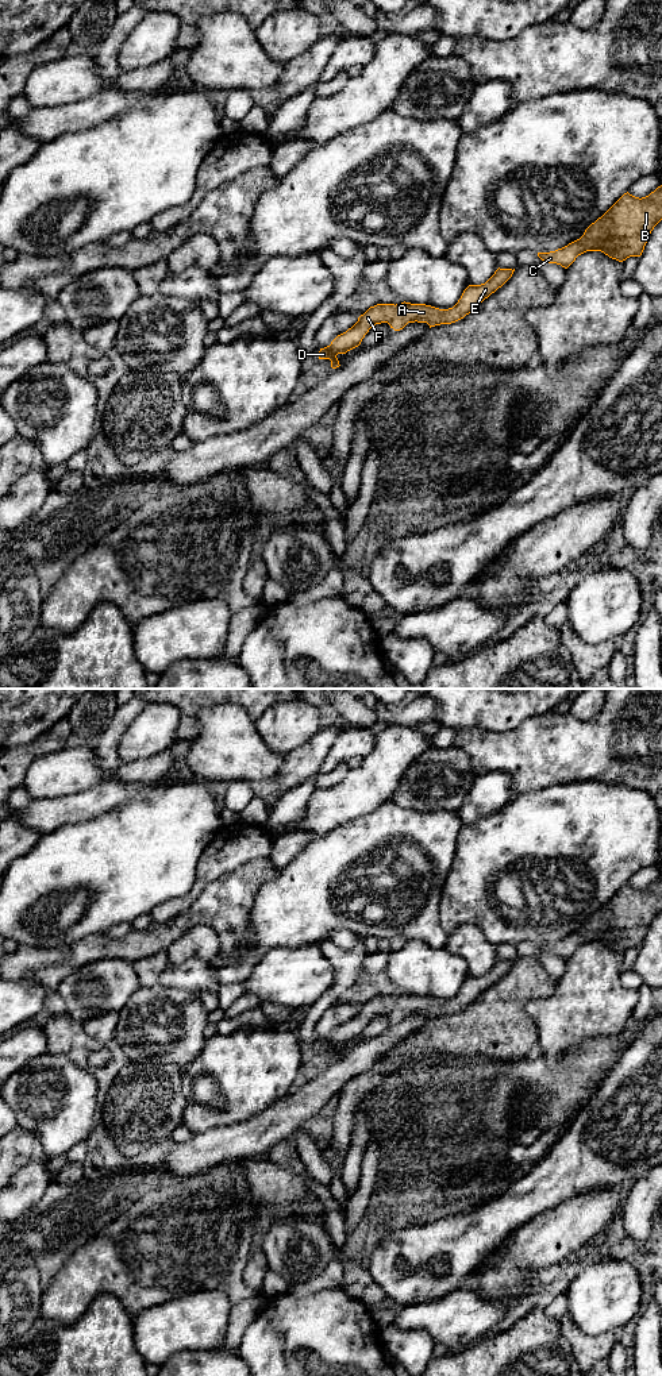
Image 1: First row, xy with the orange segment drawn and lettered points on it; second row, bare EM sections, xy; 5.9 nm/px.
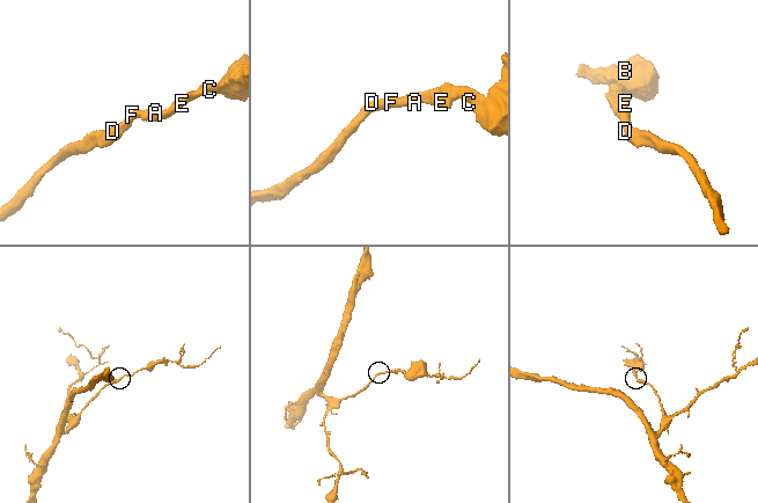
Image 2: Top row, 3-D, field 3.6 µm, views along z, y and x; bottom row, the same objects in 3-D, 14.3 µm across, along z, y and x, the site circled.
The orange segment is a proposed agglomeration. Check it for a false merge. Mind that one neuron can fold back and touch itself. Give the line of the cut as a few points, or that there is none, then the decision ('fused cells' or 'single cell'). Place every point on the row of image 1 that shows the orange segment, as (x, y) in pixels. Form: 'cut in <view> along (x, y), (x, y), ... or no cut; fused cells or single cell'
no cut; single cell

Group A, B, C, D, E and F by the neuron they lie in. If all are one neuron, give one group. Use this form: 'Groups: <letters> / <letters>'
Groups: A B C D E F

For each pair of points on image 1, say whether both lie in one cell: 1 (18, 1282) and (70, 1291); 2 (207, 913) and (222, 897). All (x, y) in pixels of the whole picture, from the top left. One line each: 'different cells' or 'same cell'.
1: different cells
2: same cell

